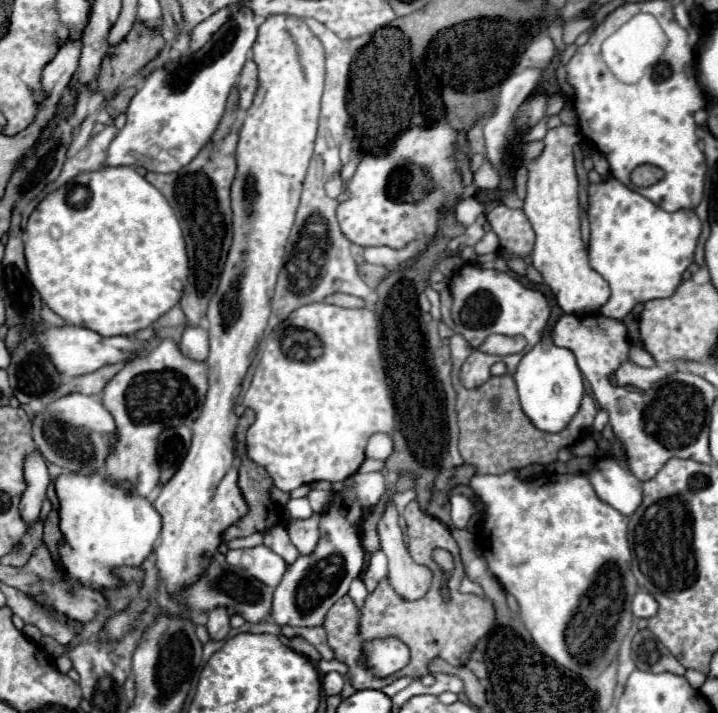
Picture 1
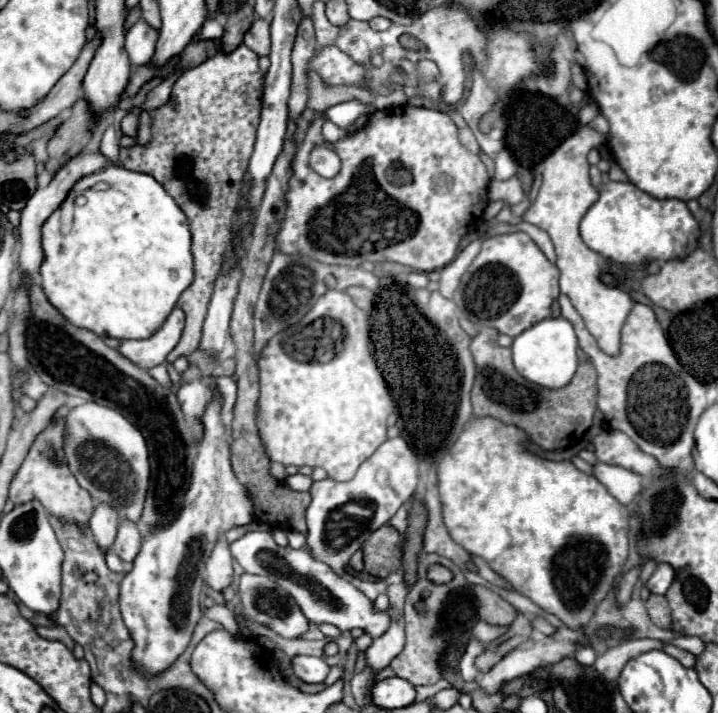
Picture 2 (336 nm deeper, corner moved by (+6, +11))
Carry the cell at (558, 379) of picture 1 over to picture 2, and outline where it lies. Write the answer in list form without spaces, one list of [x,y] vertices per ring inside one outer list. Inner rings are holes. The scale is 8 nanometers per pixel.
[[[555,317],[555,319],[543,319],[529,329],[525,329],[521,335],[513,339],[513,363],[527,381],[535,381],[537,385],[559,389],[567,385],[577,369],[577,337],[573,331],[573,325],[567,319]]]

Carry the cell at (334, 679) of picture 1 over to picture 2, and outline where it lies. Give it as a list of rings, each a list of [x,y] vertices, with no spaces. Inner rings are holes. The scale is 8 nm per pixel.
[[[295,655],[291,661],[291,669],[303,683],[323,683],[329,673],[329,665],[325,663],[325,659],[311,655]]]

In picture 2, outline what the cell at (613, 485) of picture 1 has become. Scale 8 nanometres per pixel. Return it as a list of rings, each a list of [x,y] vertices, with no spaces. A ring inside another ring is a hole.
[[[597,463],[593,467],[593,475],[623,505],[631,505],[637,499],[637,495],[641,493],[641,489],[643,489],[643,477],[639,477],[637,473],[631,473],[629,469],[623,469],[619,465]]]

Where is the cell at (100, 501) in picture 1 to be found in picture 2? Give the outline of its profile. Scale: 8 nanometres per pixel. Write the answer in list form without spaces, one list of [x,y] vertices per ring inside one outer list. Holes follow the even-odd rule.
[[[123,521],[119,525],[119,531],[117,531],[117,539],[115,539],[115,545],[113,545],[113,553],[125,561],[125,563],[131,563],[137,553],[141,549],[141,531],[137,525],[131,525],[131,521]]]

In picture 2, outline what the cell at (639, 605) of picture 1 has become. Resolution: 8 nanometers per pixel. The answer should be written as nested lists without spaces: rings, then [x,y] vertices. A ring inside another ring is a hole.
[[[659,563],[657,569],[655,569],[655,573],[651,575],[647,587],[649,587],[651,593],[663,595],[671,587],[673,579],[675,579],[675,569],[669,563]]]

